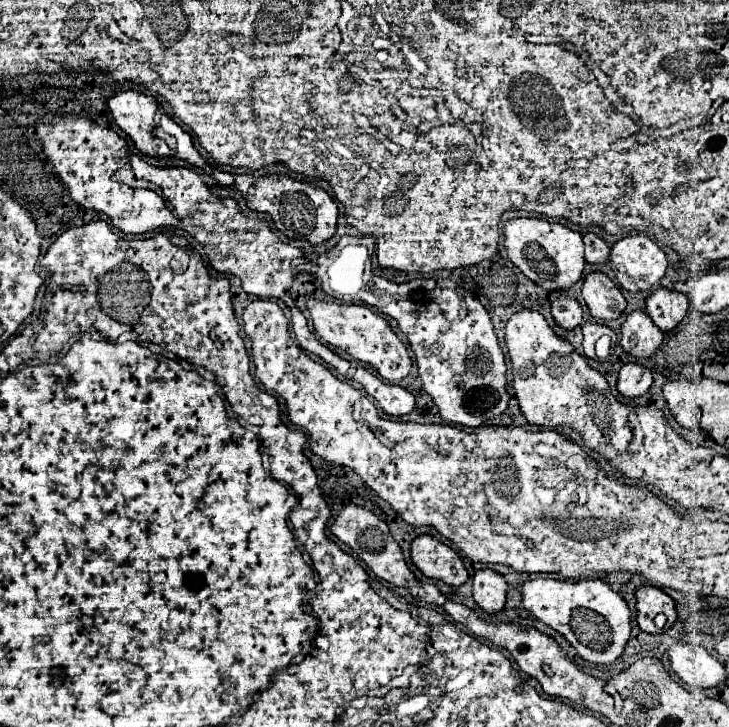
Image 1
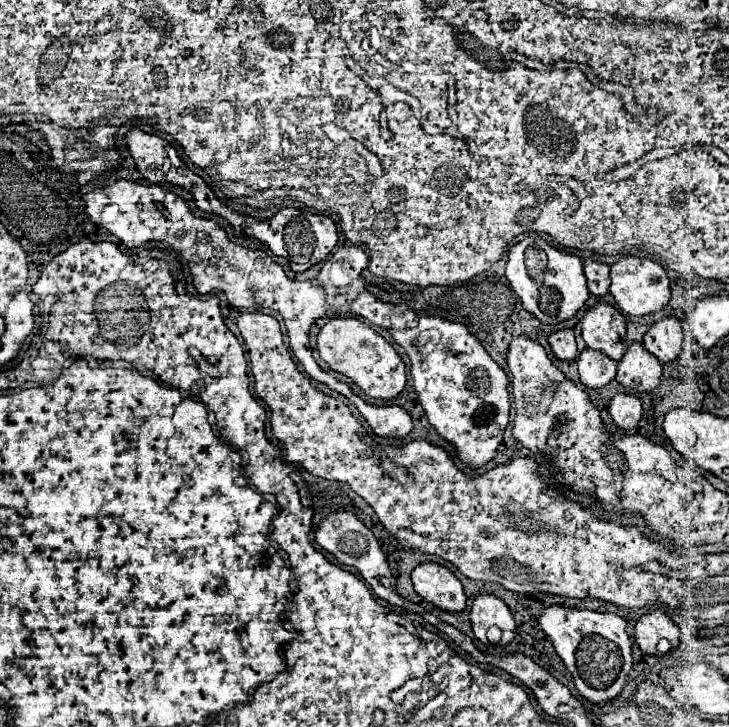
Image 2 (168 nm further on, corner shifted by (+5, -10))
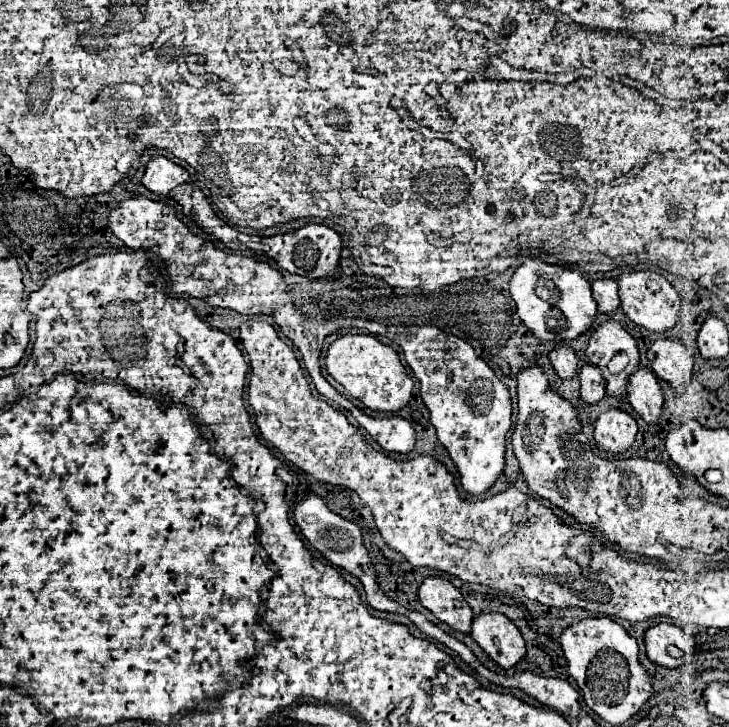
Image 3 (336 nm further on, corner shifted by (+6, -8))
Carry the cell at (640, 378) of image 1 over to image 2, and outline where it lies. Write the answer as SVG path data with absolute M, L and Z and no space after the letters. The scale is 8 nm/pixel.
M617 394L617 396L613 396L613 400L609 404L609 416L621 432L629 432L629 430L637 428L639 420L641 420L641 412L643 412L641 400L631 394Z

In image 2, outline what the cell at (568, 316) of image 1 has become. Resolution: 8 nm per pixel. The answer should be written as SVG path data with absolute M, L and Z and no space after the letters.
M559 330L549 336L549 346L555 358L559 360L573 360L577 358L577 346L573 330Z

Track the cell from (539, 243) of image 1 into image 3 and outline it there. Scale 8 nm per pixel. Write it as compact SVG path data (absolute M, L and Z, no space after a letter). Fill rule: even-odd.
M532 256L524 258L524 262L514 270L514 274L510 278L510 294L516 302L520 320L542 342L544 340L564 342L570 338L578 338L578 334L586 332L592 326L592 320L596 316L596 302L592 298L590 282L578 270L570 270L570 268L564 268L558 264L546 264ZM542 276L548 276L546 280L556 286L554 294L548 300L544 300L536 294L536 280Z

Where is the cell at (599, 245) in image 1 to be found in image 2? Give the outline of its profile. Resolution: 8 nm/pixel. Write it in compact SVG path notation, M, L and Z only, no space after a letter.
M585 260L585 276L587 288L593 296L605 296L609 292L609 266L593 260Z

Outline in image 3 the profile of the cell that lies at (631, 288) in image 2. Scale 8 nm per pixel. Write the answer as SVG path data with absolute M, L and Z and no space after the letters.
M626 270L618 276L618 296L620 296L620 308L624 314L636 322L638 326L644 326L650 332L664 332L672 328L678 322L678 310L680 310L680 298L672 284L658 272L652 270Z

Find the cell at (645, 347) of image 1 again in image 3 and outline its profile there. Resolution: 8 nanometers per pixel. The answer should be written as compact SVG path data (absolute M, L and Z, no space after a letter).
M638 366L628 380L628 402L646 420L656 422L664 404L662 388L650 366Z

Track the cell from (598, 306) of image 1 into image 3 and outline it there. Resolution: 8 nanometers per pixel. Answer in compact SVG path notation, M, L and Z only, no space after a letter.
M604 320L590 334L586 356L588 362L596 364L602 370L608 394L626 396L628 374L634 372L640 356L636 340L616 320Z

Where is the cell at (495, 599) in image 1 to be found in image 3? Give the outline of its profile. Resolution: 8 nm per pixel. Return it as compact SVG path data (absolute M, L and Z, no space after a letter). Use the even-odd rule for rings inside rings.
M482 612L472 620L470 636L502 668L512 668L526 652L524 638L516 624L498 612ZM492 638L498 638L498 644Z

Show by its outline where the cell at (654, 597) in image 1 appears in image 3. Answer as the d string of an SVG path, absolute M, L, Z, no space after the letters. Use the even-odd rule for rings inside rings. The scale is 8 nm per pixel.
M660 622L656 626L650 626L644 634L644 646L646 646L646 656L666 668L676 668L682 666L686 662L686 658L694 652L694 638L690 634L686 634L682 628L668 624L668 622ZM674 644L680 648L682 658L670 658L666 654L666 646Z

